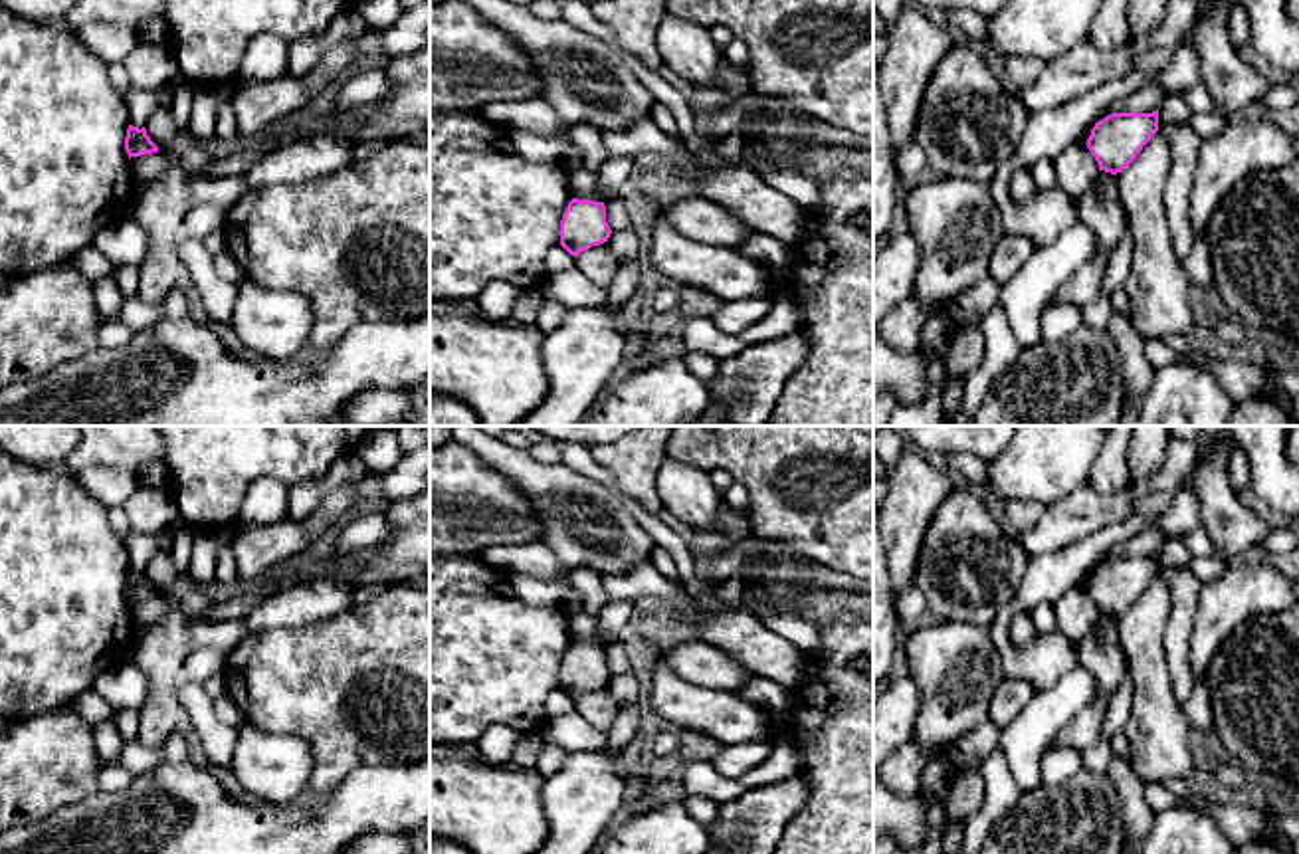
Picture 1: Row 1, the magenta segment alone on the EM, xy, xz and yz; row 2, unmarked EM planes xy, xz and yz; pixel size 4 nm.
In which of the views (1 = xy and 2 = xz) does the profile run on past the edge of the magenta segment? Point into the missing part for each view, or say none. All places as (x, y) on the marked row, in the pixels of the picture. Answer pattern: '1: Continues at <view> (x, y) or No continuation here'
1: No continuation here
2: No continuation here

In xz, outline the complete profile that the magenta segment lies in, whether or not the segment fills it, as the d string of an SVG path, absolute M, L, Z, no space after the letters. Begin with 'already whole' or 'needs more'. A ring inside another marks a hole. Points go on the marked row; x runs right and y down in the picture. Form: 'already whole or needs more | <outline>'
already whole | M572 198L560 220L560 246L570 254L608 242L612 230L606 222L604 202Z

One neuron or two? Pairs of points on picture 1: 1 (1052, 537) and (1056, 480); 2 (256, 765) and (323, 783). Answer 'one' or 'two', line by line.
1: two
2: two

